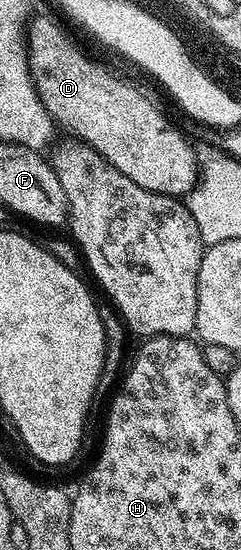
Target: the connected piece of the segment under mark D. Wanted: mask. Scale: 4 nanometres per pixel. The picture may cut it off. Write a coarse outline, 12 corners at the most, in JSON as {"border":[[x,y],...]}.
{"border":[[53,20],[25,27],[52,120],[145,190],[198,179],[194,146]]}

